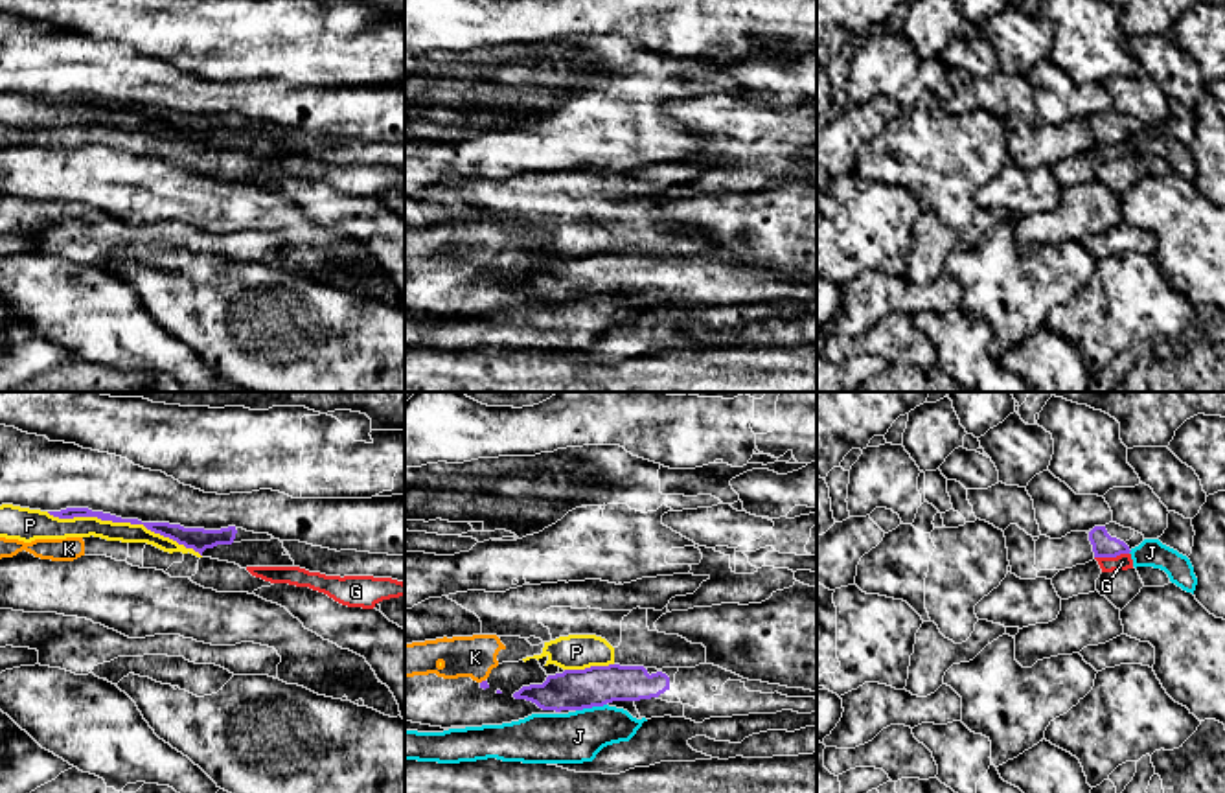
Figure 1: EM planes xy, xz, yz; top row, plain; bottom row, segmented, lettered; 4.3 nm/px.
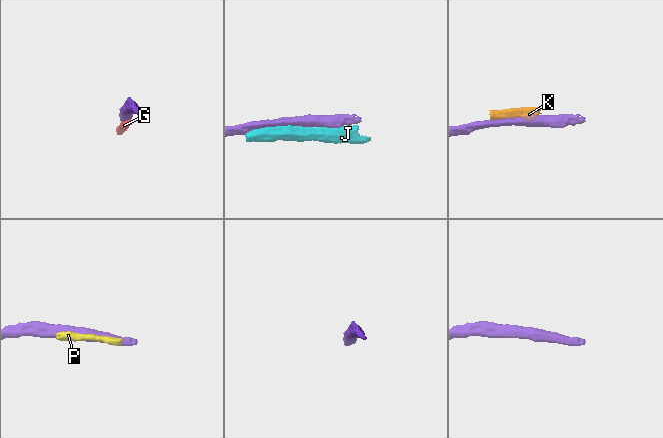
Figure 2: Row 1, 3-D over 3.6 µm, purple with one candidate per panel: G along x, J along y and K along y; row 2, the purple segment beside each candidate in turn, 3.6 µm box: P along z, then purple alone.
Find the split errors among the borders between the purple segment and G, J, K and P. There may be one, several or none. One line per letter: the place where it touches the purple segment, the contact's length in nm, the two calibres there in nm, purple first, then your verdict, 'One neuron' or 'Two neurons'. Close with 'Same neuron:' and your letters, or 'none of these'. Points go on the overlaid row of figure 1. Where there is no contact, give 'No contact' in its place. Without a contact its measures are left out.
G: Touches purple at yz (1111, 556). Shared border 150 nm. Thickness 100 nm (purple) against 70 nm. Two neurons
J: Touches purple at xz (591, 707). Shared border 140 nm. Thickness 180 nm (purple) against 220 nm. Two neurons
K: Touches purple at xz (482, 681). Shared border 30 nm. Thickness 40 nm (purple) against 180 nm. Two neurons
P: Touches purple at xy (124, 521). Shared border 700 nm. Thickness 70 nm (purple) against 100 nm. Two neurons
Same neuron: none of these

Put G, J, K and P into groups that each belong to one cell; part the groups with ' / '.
G K / J / P

